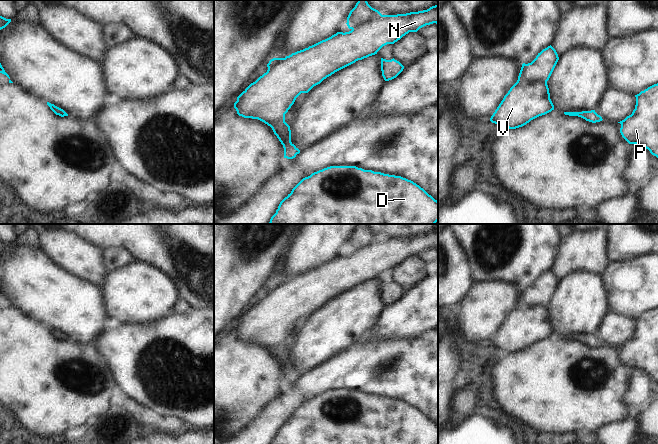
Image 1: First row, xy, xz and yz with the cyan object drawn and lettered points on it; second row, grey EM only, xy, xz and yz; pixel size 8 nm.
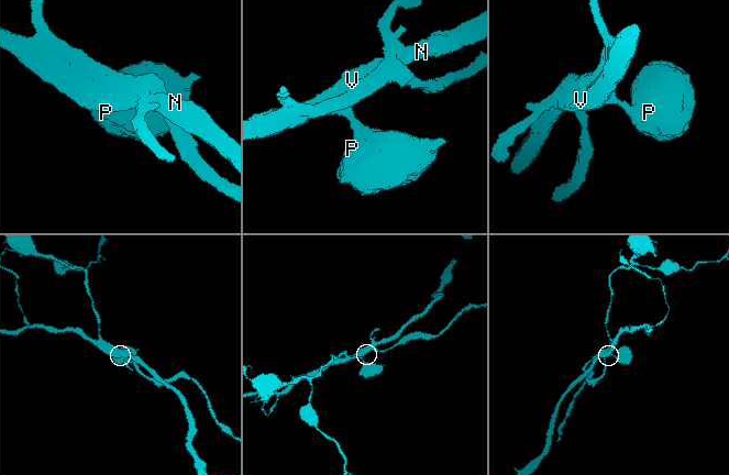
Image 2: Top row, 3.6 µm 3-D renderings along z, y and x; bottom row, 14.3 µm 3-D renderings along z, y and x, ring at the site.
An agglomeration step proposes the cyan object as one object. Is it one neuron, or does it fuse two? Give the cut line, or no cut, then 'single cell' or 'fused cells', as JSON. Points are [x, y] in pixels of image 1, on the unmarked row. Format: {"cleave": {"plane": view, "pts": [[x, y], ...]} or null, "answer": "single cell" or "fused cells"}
{"cleave": null, "answer": "single cell"}

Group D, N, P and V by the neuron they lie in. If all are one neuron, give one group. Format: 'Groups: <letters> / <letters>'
Groups: D N P V

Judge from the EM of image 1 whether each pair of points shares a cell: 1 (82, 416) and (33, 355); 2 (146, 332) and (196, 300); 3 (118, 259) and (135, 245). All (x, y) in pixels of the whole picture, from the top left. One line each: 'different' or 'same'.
1: same
2: different
3: different

